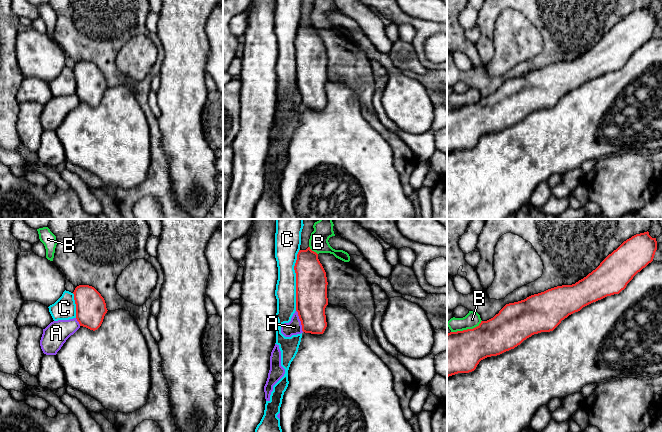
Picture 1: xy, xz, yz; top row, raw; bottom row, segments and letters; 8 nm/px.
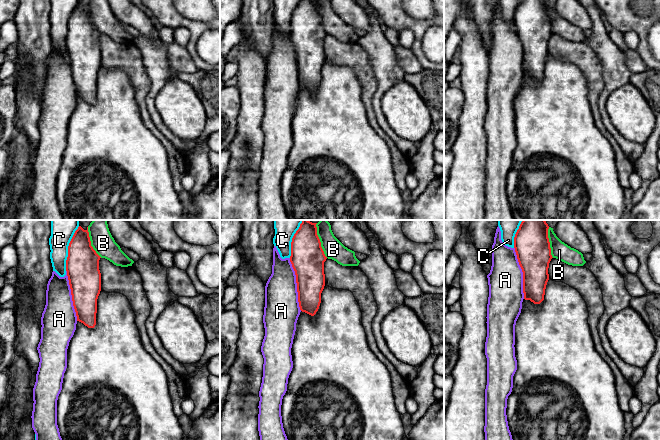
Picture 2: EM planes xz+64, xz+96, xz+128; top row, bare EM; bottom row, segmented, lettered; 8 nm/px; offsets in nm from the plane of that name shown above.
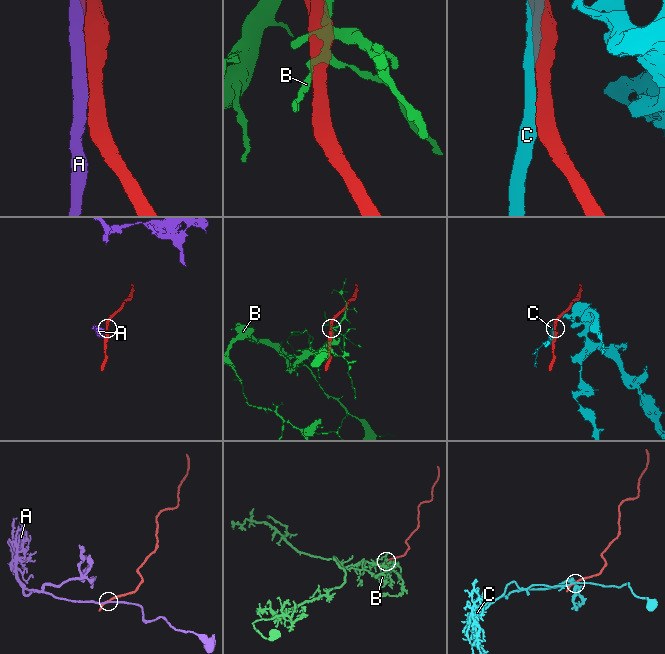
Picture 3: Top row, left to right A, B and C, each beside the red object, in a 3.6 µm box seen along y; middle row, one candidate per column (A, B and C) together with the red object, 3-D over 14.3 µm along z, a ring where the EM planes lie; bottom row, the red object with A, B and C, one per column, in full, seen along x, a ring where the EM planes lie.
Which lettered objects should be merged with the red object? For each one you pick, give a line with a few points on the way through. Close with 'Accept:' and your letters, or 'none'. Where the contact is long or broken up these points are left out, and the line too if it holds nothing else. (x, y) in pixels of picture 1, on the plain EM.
Accept: none

